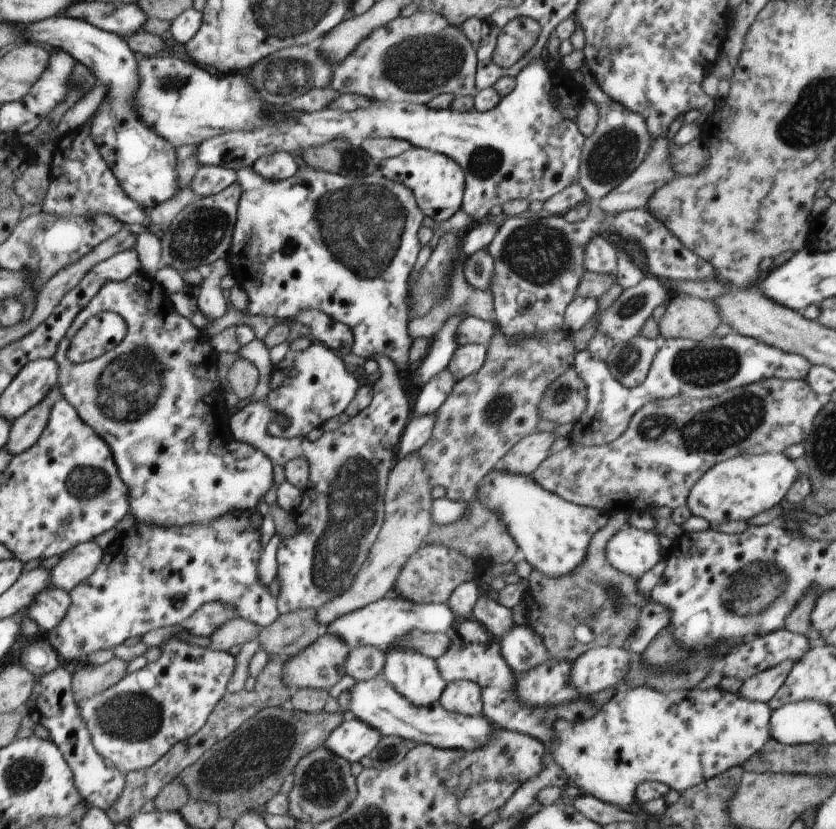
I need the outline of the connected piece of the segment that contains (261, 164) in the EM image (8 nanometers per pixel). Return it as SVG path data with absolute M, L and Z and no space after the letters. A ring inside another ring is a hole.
M275 152L268 156L261 156L256 163L253 164L252 170L258 172L264 180L272 180L278 182L294 176L299 169L299 157L289 152Z

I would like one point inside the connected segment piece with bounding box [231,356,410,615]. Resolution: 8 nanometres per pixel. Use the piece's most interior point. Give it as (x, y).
(343, 508)

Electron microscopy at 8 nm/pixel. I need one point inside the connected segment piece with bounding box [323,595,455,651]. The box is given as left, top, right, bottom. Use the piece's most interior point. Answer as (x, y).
(378, 624)

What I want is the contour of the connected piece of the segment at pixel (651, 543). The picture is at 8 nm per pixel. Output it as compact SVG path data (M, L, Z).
M628 524L608 541L606 560L618 572L639 579L665 558L660 552L658 537L654 530L639 529Z

